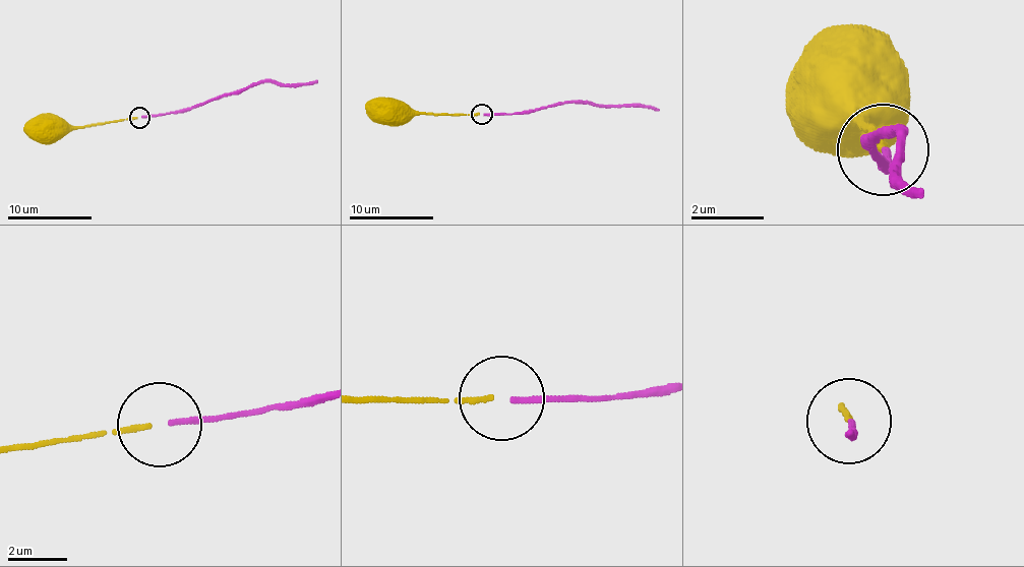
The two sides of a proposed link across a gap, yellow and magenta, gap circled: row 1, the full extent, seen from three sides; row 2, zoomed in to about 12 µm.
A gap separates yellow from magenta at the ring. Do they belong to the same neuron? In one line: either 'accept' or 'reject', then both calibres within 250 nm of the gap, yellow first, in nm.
accept; calibres 190 and 190 nm

